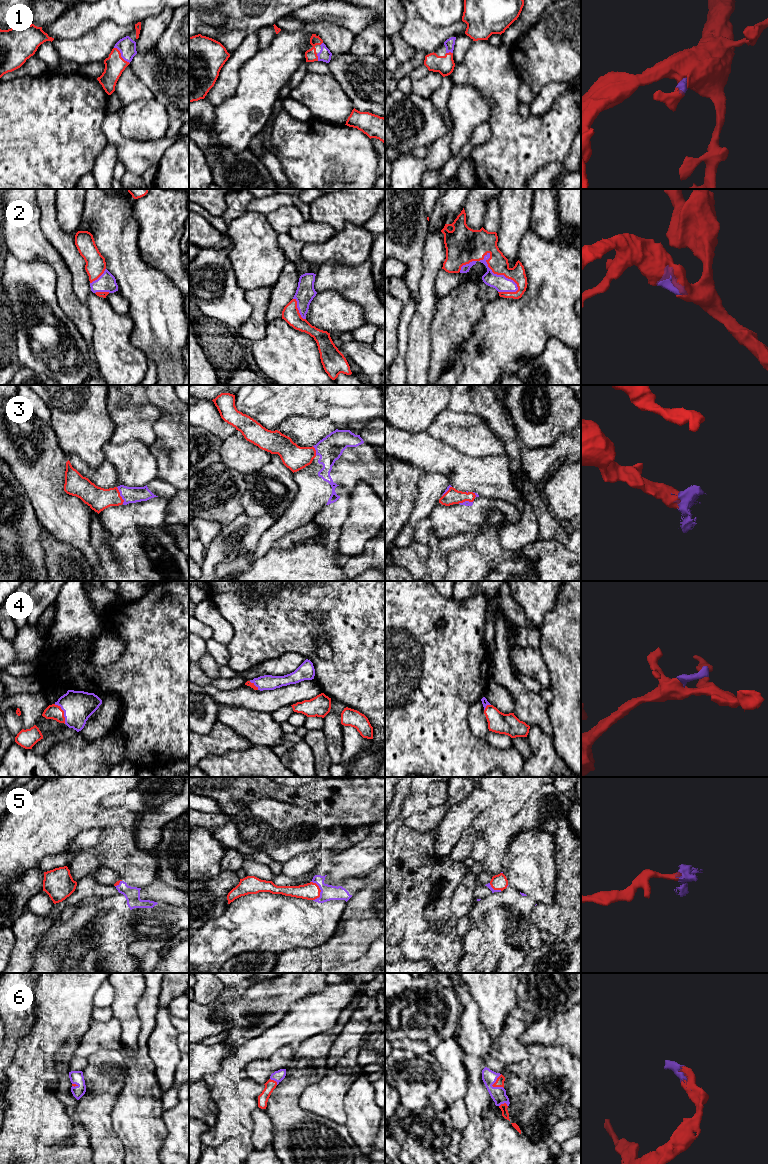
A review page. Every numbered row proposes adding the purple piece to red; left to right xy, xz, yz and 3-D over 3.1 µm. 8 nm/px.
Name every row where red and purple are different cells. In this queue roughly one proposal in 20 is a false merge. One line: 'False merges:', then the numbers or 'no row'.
False merges: no row

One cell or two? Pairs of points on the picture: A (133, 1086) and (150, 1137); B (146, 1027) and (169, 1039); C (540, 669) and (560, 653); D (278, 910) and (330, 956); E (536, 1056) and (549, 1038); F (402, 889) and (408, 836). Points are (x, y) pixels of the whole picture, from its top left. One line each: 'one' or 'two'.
A: one
B: two
C: two
D: two
E: two
F: one

